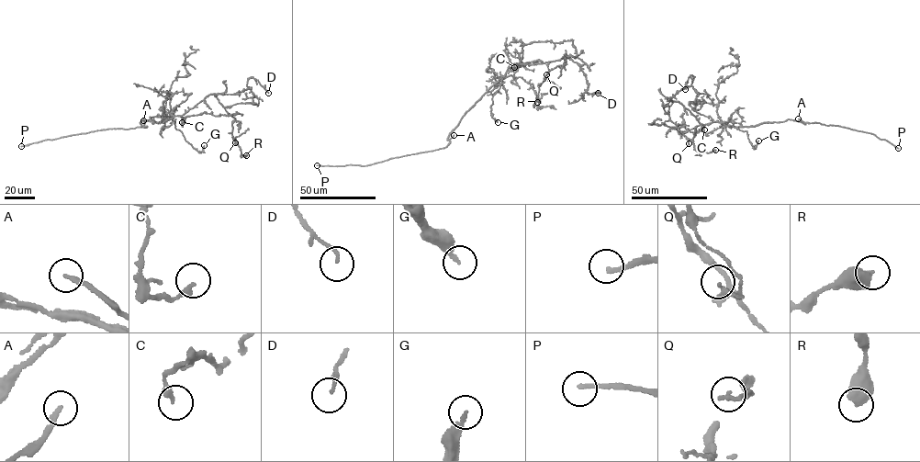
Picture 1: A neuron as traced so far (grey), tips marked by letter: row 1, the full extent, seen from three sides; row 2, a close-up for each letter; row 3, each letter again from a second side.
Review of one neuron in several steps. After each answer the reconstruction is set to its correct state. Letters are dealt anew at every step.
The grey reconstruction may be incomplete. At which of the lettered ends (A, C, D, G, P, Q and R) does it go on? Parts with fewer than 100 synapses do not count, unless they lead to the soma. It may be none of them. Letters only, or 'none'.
A, P

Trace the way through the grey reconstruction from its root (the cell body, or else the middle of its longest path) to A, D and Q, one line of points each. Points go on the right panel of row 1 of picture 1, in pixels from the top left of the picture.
A: (757, 126), (788, 119), (804, 123), (798, 118)
D: (757, 126), (700, 124), (681, 104), (669, 100), (691, 85), (692, 75), (685, 89)
Q: (757, 126), (734, 127), (719, 122), (700, 124), (689, 110), (674, 101), (668, 110), (669, 118), (689, 143)

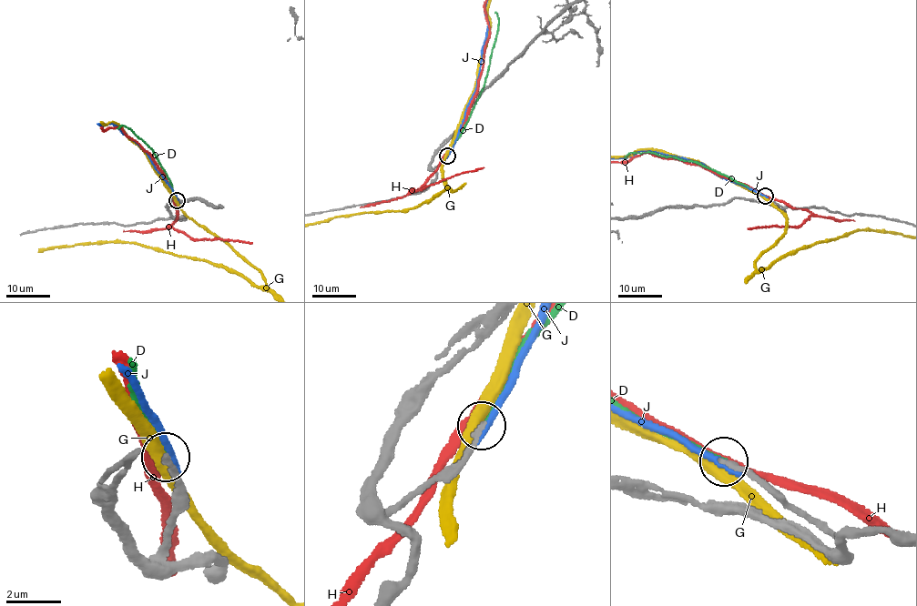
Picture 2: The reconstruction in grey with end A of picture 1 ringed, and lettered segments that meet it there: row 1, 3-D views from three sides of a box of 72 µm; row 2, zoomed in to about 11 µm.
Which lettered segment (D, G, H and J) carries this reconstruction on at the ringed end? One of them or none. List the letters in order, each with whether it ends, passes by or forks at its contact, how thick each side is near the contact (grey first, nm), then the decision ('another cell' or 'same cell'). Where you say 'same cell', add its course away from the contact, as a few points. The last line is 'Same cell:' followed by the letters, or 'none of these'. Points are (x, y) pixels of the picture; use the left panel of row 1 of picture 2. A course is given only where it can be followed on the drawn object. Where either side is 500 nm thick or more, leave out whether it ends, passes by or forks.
D: it ends; calibres 180 and 200 nm; same cell
G: it passes by; calibres 200 and 400 nm; another cell
H: it passes by; calibres 200 and 280 nm; another cell
J: it ends; calibres 240 and 300 nm; another cell
Same cell: D

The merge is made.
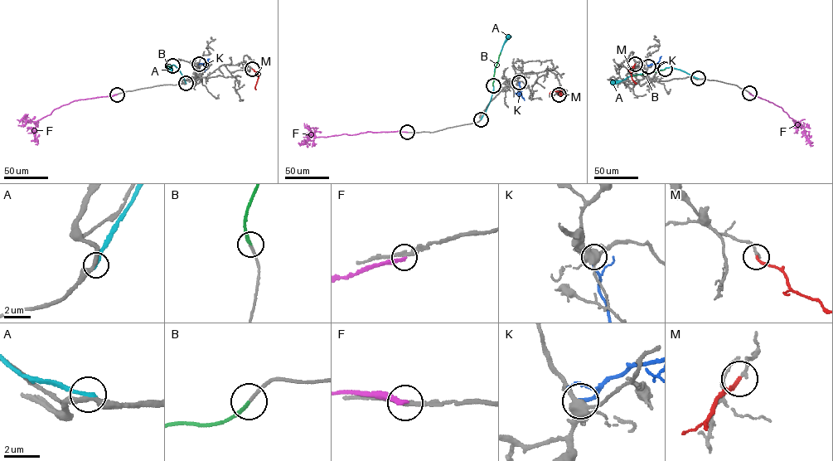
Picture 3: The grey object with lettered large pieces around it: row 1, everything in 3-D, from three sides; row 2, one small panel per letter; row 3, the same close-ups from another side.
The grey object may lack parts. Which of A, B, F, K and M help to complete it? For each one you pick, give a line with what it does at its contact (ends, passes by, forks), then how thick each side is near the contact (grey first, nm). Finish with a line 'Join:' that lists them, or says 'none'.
B: it ends | 200/200 nm
M: it ends | 170/200 nm
Join: B, M

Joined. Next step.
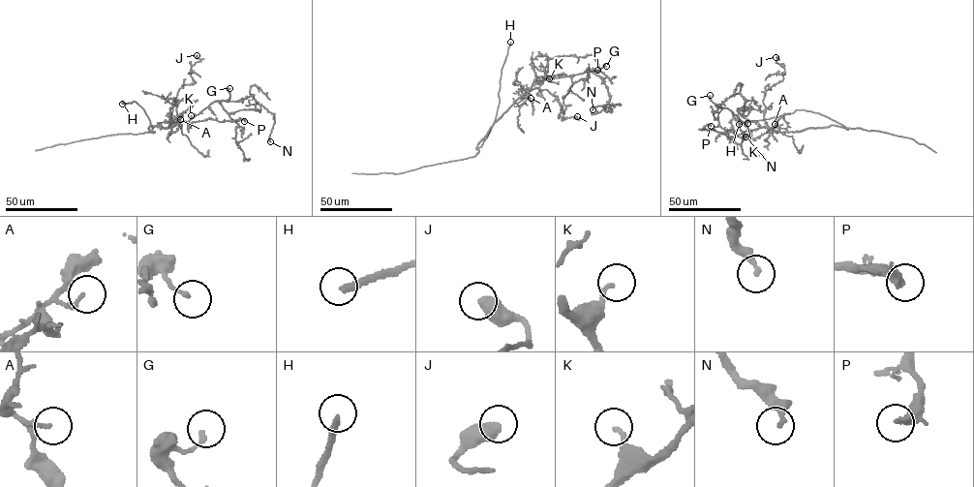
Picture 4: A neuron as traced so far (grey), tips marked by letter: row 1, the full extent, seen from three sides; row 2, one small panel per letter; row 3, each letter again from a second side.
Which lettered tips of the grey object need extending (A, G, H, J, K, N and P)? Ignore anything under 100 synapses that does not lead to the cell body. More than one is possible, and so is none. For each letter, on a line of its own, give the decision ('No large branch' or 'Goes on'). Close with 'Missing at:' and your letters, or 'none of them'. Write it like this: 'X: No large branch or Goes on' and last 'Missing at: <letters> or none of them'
A: No large branch
G: No large branch
H: Goes on
J: No large branch
K: No large branch
N: No large branch
P: No large branch
Missing at: H

